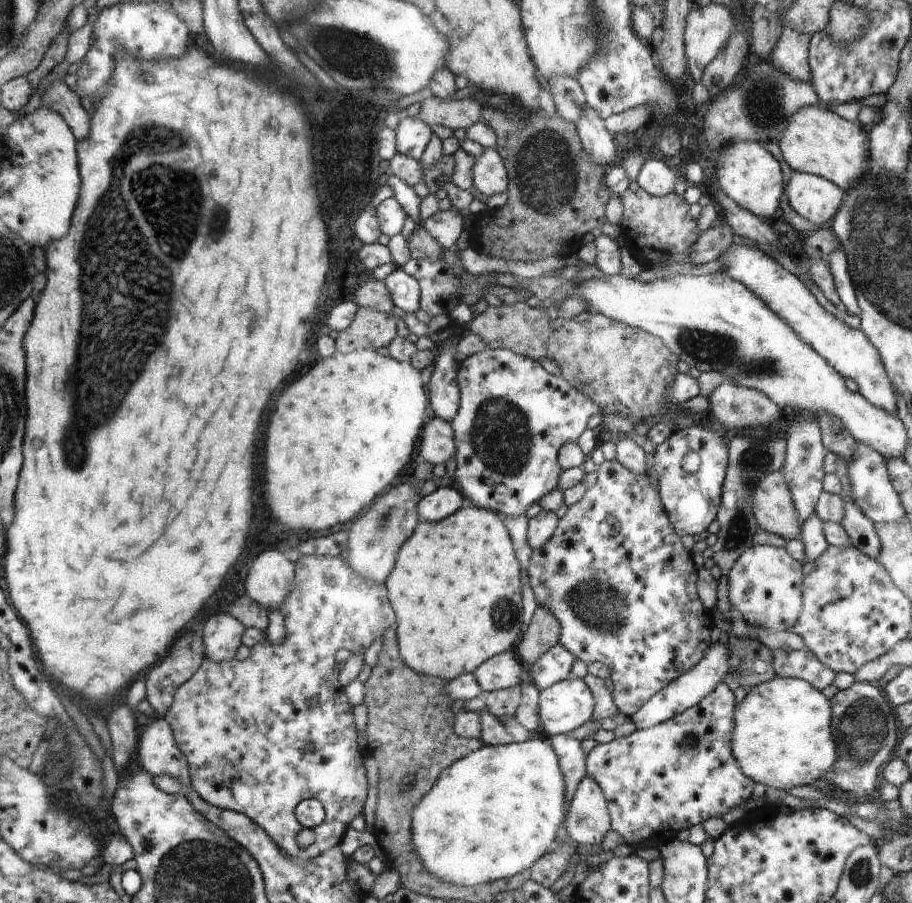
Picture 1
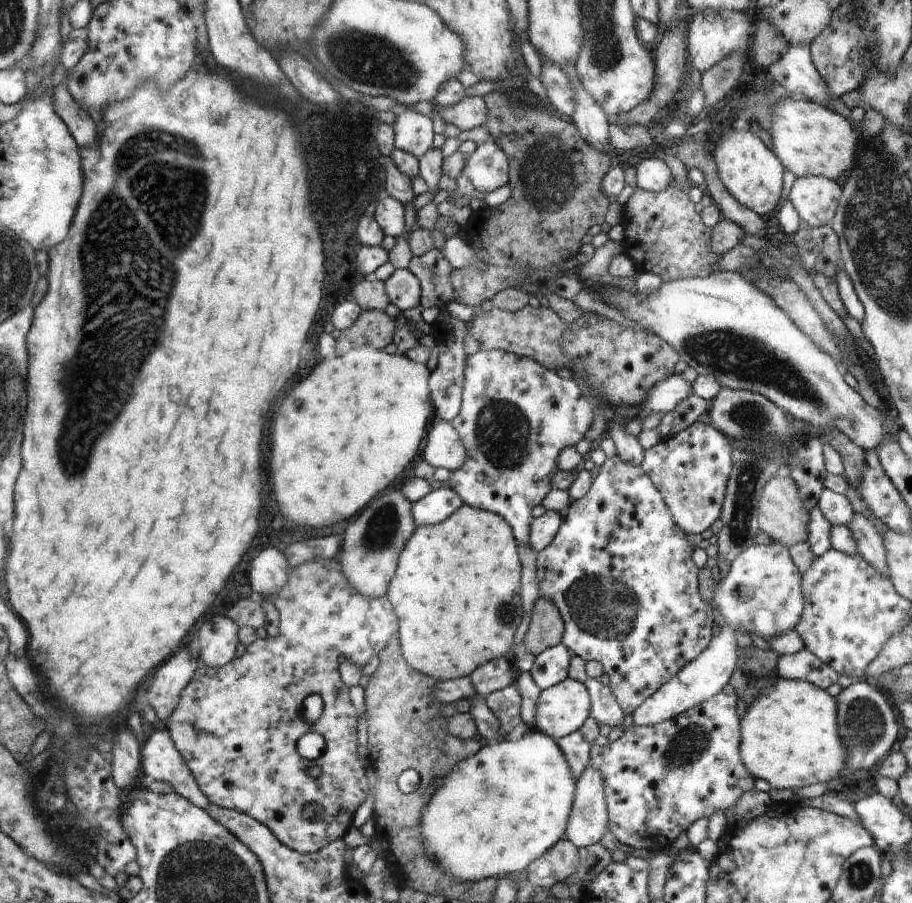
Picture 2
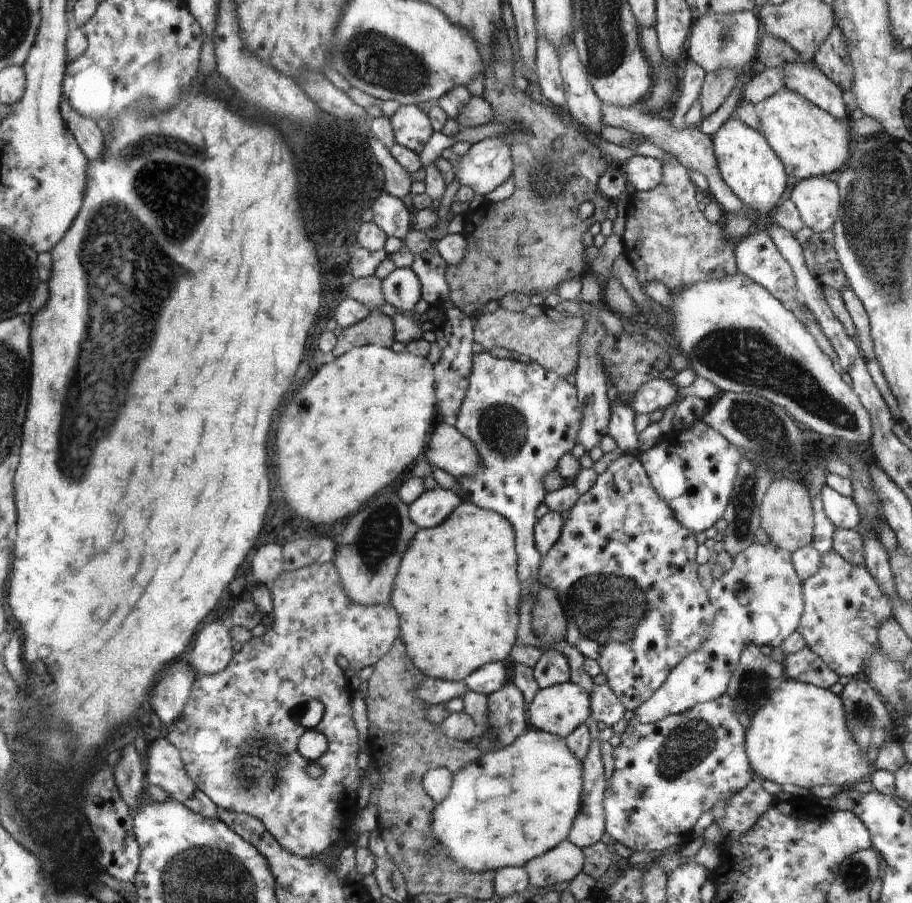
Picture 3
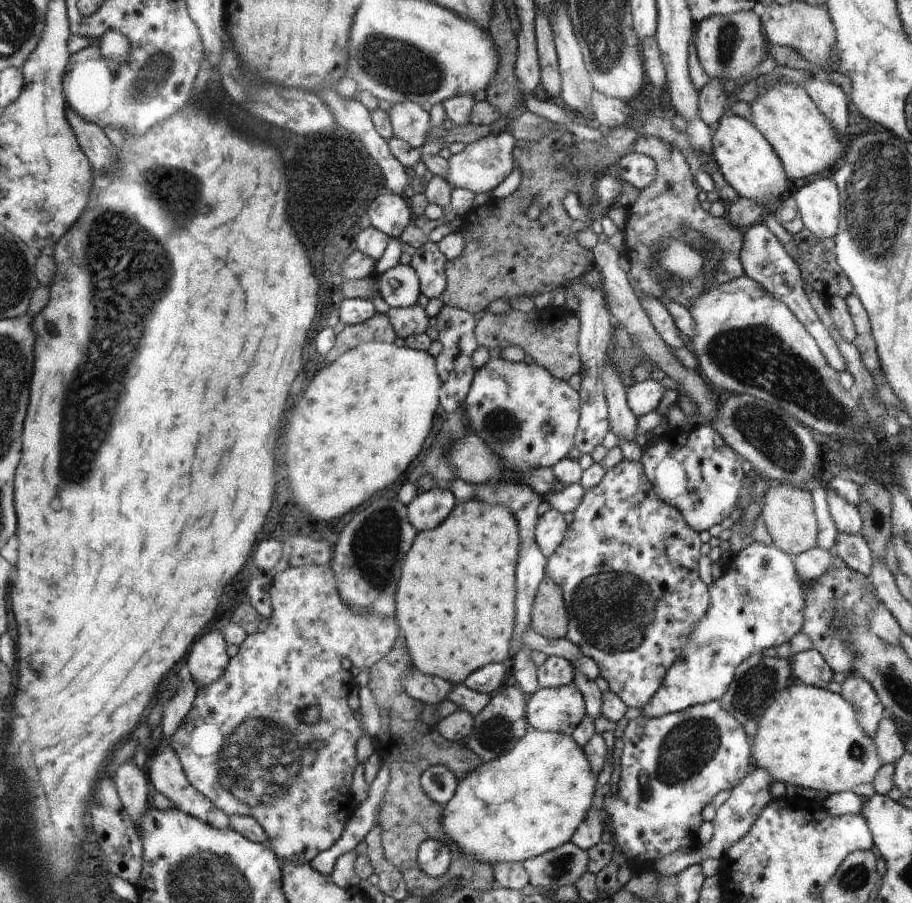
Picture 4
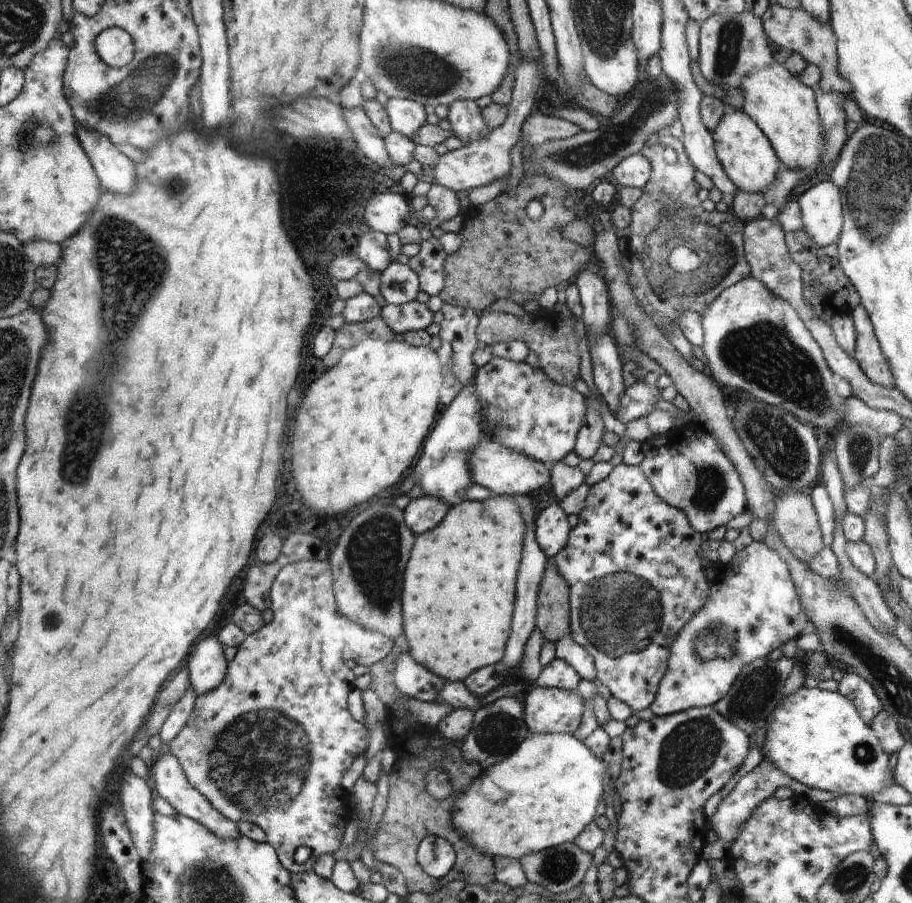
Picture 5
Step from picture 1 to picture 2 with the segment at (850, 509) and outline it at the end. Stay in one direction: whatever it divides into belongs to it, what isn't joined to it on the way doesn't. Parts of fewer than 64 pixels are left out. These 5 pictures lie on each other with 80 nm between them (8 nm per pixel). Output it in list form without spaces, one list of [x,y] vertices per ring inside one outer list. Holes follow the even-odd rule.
[[[861,513],[854,514],[850,526],[848,526],[857,540],[857,550],[862,558],[867,559],[876,570],[887,575],[887,562],[885,548],[881,534],[874,527],[874,523]]]

